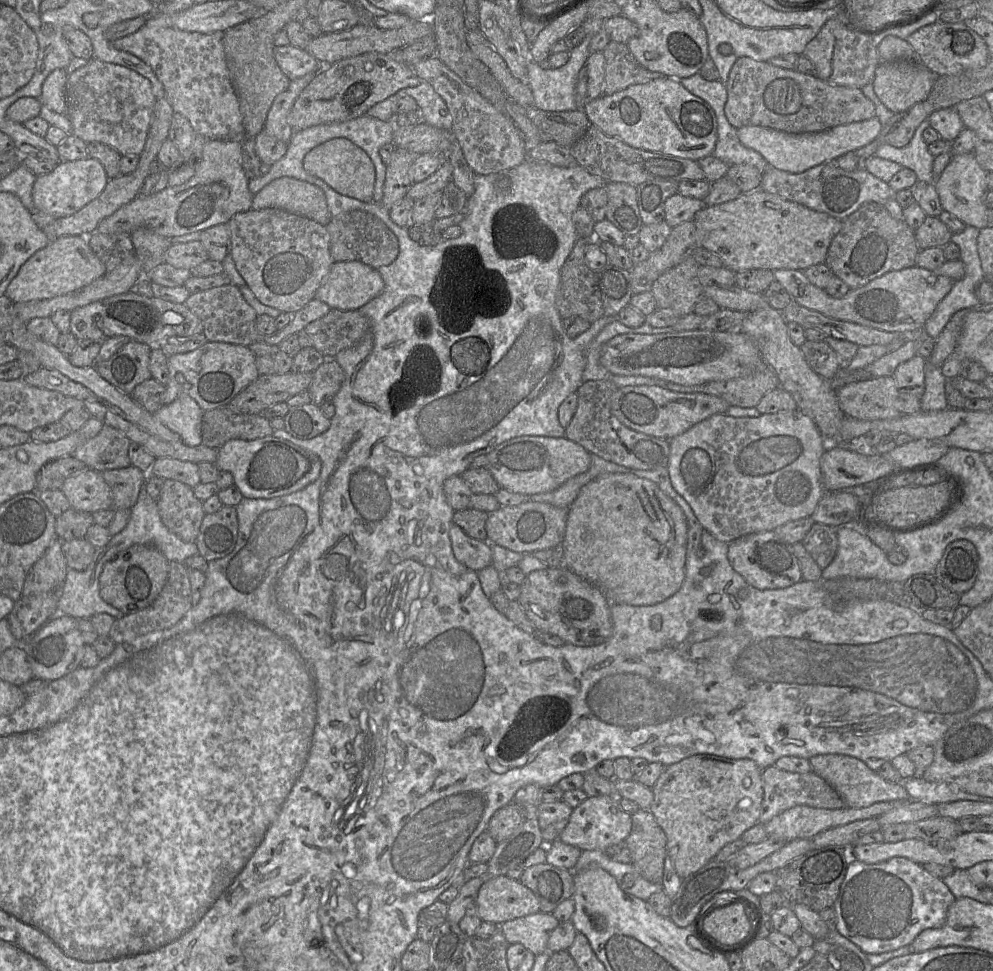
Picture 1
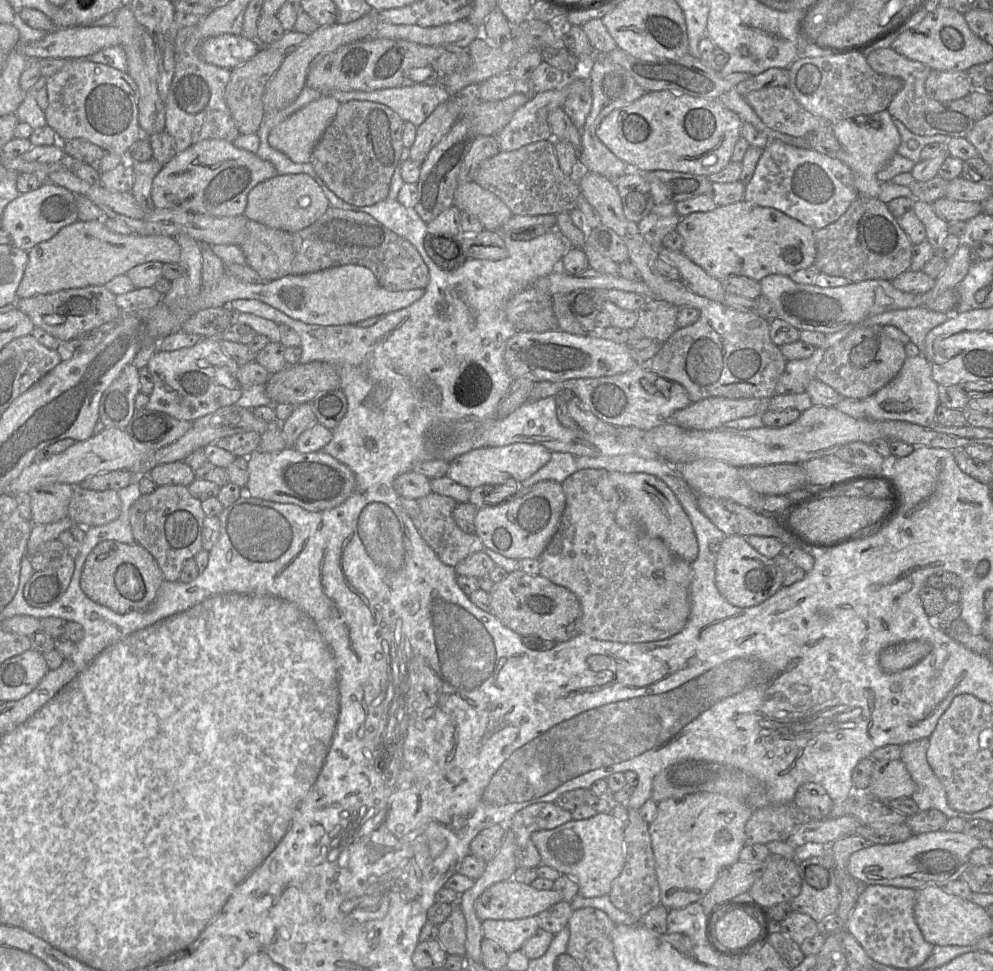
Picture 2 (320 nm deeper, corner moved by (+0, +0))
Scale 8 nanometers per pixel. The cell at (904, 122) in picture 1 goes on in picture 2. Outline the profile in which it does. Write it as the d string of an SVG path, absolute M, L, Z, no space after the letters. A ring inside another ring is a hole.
M930 70L925 81L926 95L939 102L951 102L966 97L972 89L966 71Z

